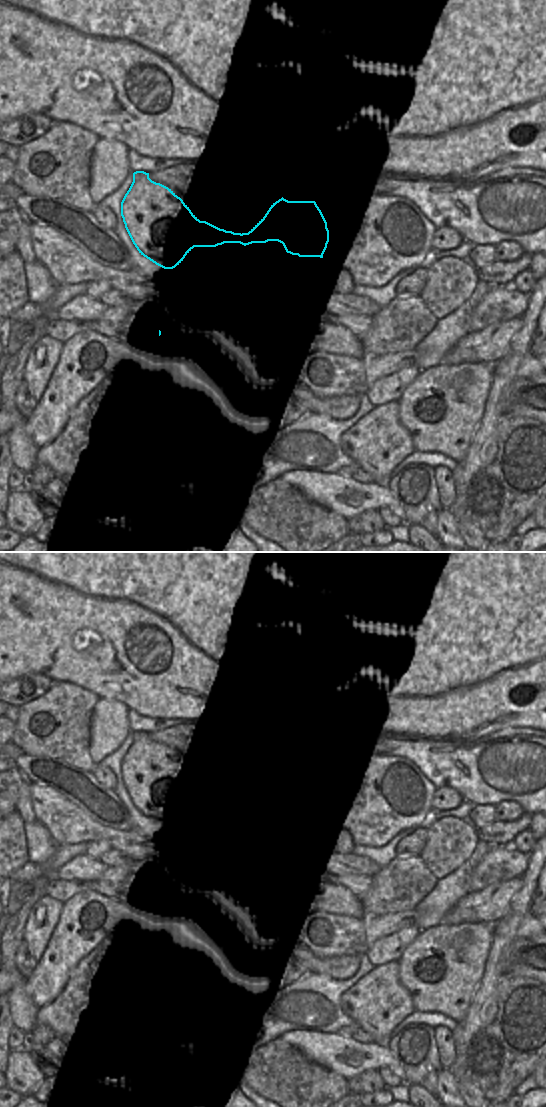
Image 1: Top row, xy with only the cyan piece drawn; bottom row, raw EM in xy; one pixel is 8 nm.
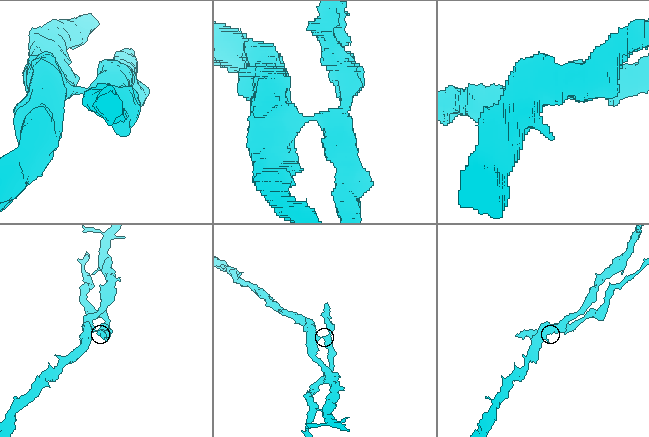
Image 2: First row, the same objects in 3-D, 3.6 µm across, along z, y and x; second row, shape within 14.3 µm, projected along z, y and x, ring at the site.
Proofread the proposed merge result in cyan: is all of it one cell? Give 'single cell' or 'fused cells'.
fused cells

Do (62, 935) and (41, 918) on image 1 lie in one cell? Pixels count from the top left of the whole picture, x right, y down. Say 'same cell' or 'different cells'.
different cells

